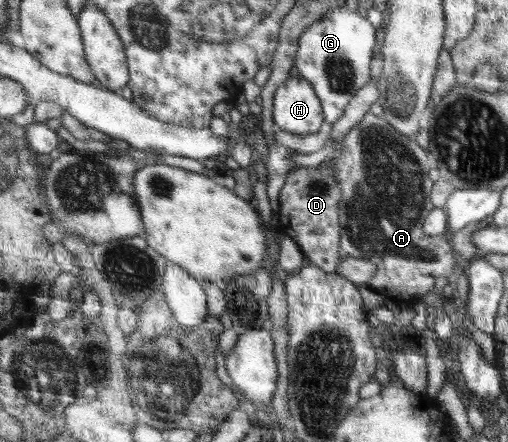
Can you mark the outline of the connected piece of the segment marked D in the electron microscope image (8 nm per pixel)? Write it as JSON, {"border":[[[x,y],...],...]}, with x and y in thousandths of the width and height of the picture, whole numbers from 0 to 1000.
{"border":[[[663,335],[656,353],[624,378],[571,385],[553,425],[549,450],[547,529],[563,529],[579,541],[600,577],[602,597],[634,604],[638,613],[659,618],[673,593],[669,566],[671,514],[665,500],[665,462],[673,434],[657,400],[657,362],[669,355],[673,339]]]}

